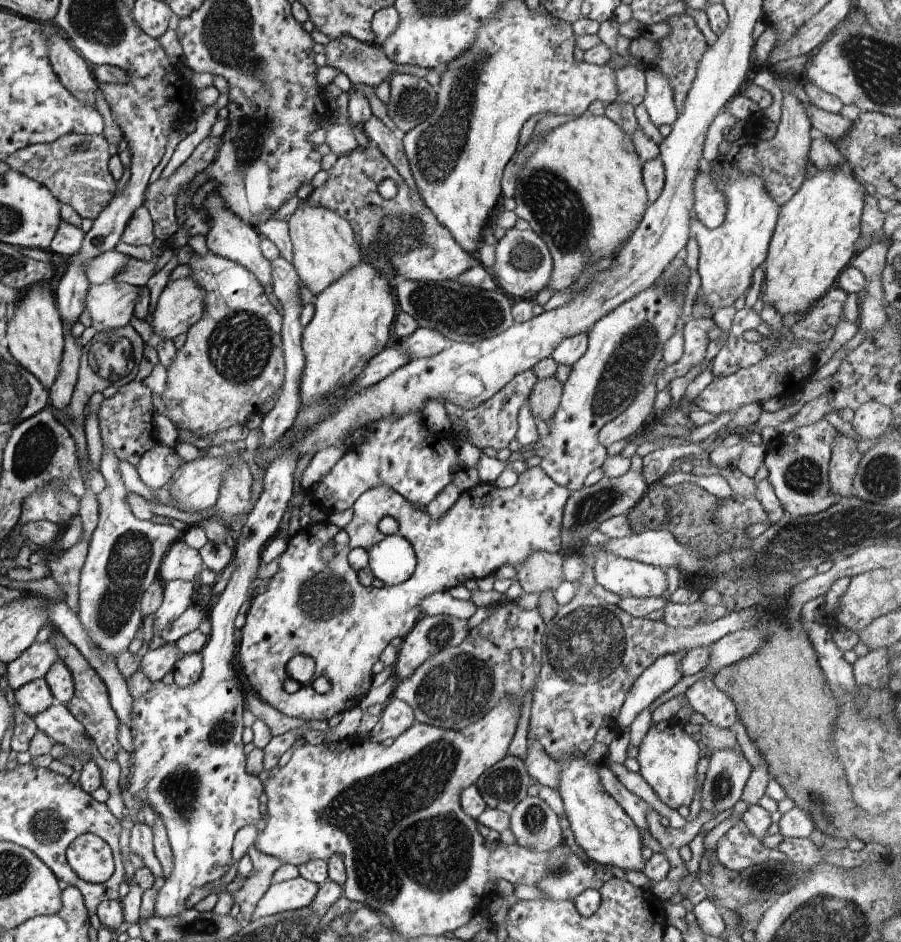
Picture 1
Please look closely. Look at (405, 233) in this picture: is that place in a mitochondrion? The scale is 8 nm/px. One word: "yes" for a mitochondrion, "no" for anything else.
yes

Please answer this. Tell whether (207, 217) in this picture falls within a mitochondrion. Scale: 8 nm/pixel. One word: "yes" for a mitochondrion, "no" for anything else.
no

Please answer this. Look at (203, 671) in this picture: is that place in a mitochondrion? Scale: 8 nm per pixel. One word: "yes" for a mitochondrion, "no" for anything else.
no

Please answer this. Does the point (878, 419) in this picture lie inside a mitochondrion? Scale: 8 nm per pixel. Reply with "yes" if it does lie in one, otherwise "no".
no

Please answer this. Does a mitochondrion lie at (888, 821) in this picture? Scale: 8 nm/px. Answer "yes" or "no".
no

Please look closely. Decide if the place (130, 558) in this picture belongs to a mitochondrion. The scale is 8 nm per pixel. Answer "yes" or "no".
yes

